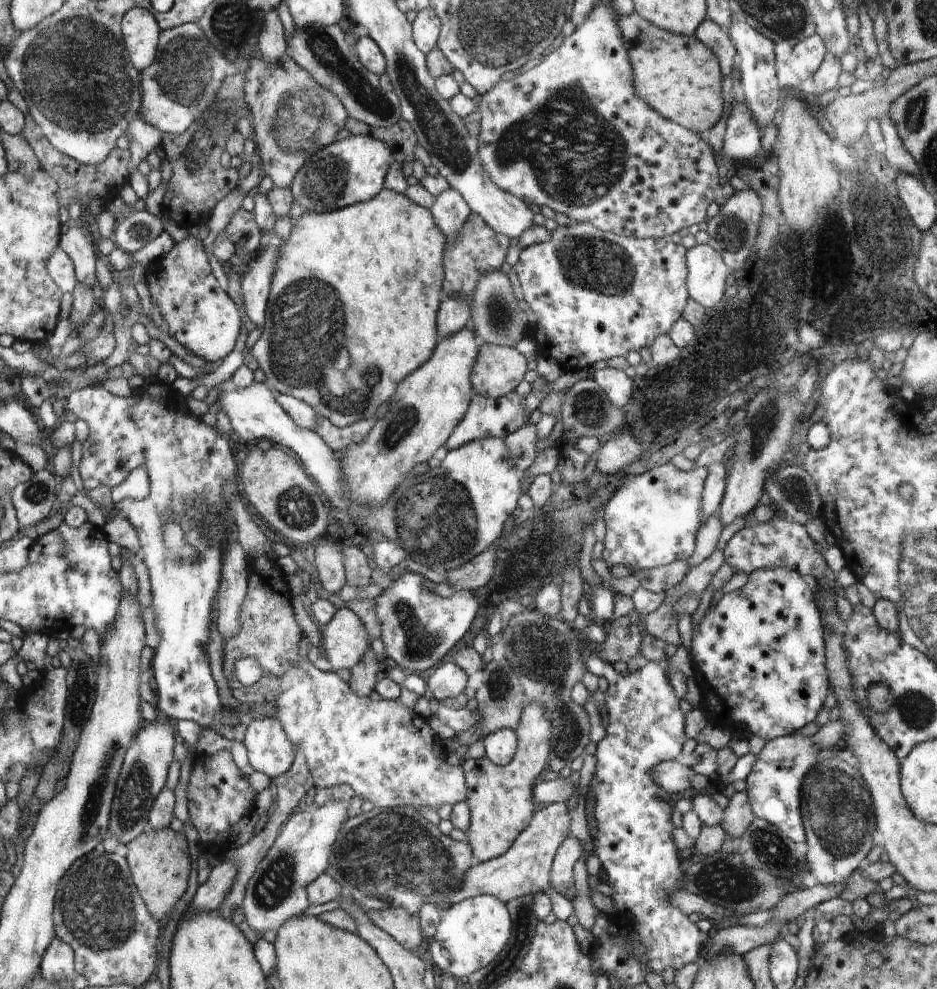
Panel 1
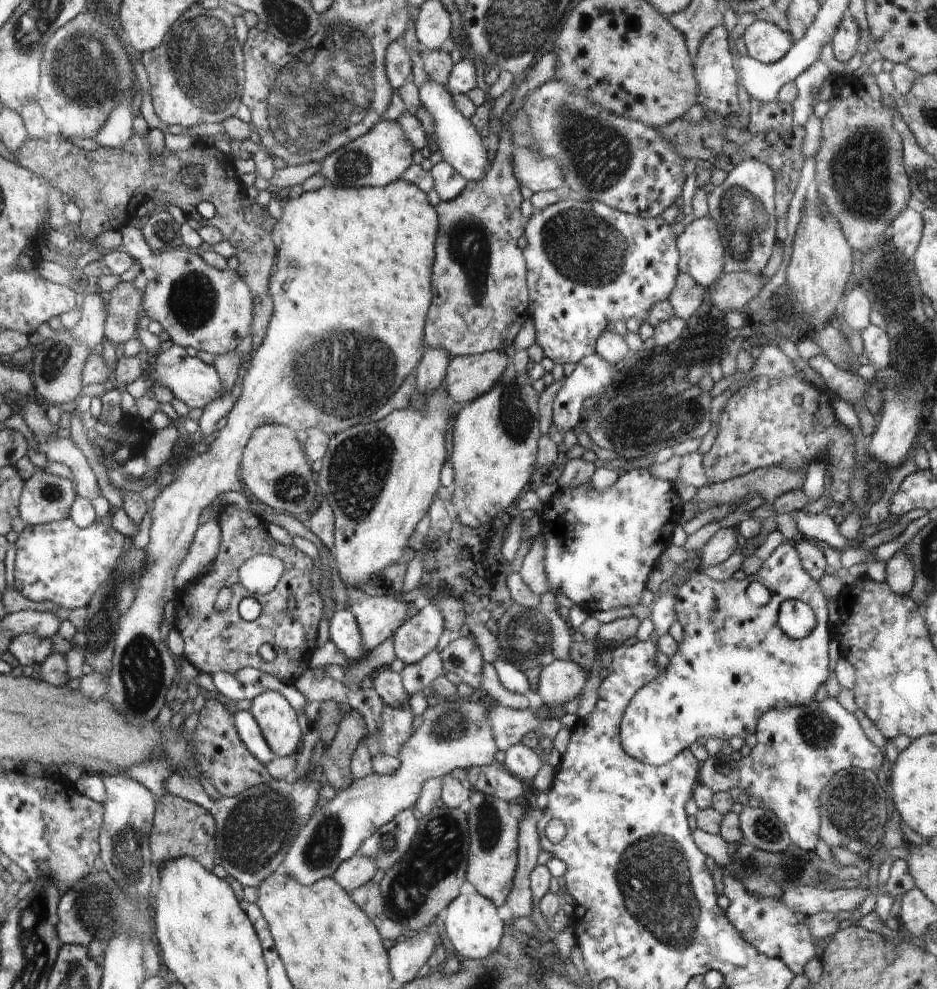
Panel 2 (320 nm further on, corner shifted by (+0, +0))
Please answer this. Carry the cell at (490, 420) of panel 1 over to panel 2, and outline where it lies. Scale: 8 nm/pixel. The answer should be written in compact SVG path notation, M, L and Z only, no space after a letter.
M594 352L592 356L586 356L585 359L576 364L574 372L564 378L562 388L556 392L556 396L554 396L554 400L552 400L552 422L560 434L574 430L584 414L583 402L587 398L596 396L596 394L602 394L604 390L607 390L612 385L612 380L614 380L616 374L621 370L624 364L625 362L620 362L620 364L608 364L608 362L602 360L596 352Z

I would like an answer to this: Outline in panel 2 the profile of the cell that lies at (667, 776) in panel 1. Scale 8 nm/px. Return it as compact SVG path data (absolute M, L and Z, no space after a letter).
M722 753L709 757L700 766L698 780L702 786L708 786L713 794L728 791L738 784L738 762Z

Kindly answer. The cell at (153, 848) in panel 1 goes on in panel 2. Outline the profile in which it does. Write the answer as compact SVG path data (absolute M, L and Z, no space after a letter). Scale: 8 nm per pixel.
M166 793L157 799L156 816L154 816L152 846L153 862L158 868L166 864L168 860L190 856L192 860L200 861L206 869L212 871L214 868L214 820L210 810L204 809L193 801L183 800L181 797Z

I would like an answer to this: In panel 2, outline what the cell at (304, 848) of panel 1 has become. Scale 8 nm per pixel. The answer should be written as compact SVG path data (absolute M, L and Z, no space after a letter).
M480 692L476 695L459 696L446 700L440 700L436 706L427 705L422 711L424 722L420 728L414 730L409 740L401 745L397 759L401 763L400 768L392 775L378 775L373 773L362 779L354 780L348 788L338 790L336 796L326 806L314 808L313 815L302 826L301 832L294 836L285 860L282 860L280 871L285 872L292 880L300 885L310 886L324 878L330 878L338 869L338 866L356 855L360 844L373 834L380 826L389 824L398 812L412 809L420 797L422 784L430 778L443 778L451 775L456 769L466 770L471 767L488 766L495 762L495 754L498 751L490 730L488 718L488 701Z

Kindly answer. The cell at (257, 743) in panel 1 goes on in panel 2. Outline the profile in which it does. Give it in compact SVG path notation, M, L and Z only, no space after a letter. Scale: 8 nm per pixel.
M277 691L262 692L252 700L250 711L264 734L266 743L275 757L296 754L300 744L300 726L296 712L286 698Z

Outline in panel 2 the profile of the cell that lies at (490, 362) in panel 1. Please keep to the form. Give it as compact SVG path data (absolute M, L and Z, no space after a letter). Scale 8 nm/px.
M502 351L456 356L450 360L446 390L455 403L464 405L490 392L506 370Z

